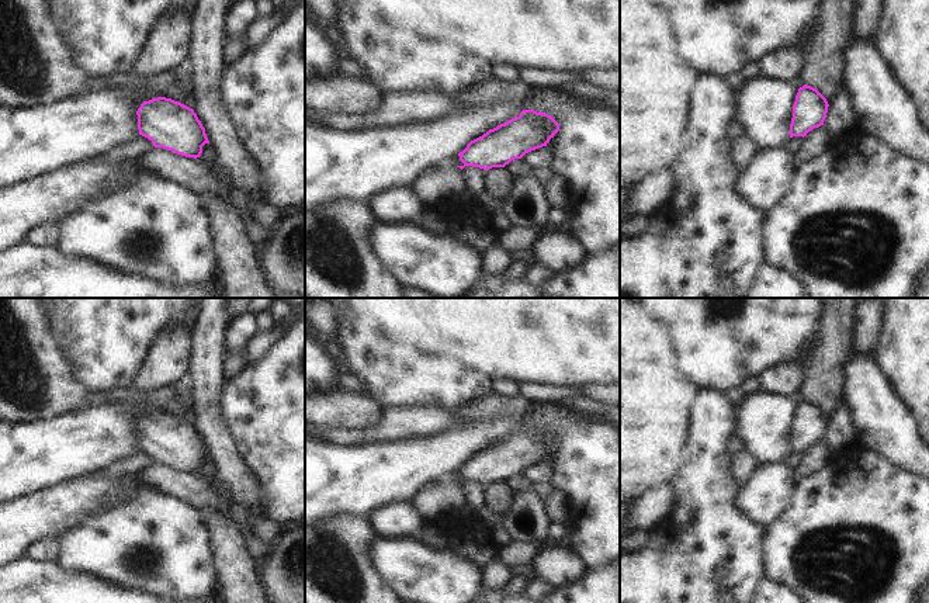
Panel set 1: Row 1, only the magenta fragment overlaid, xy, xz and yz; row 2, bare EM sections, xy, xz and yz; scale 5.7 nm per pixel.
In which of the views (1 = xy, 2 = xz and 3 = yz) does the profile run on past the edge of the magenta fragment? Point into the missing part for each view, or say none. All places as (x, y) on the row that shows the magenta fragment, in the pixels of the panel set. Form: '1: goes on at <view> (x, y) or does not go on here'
1: does not go on here
2: does not go on here
3: does not go on here

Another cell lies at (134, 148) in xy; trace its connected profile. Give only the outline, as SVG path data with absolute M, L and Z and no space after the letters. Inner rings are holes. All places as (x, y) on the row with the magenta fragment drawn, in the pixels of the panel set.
M138 135L136 138L128 142L115 145L100 155L91 156L90 160L91 162L98 162L98 160L122 162L126 159L136 159L142 153L148 152L150 148L153 148L152 141L149 141L148 138L142 135Z

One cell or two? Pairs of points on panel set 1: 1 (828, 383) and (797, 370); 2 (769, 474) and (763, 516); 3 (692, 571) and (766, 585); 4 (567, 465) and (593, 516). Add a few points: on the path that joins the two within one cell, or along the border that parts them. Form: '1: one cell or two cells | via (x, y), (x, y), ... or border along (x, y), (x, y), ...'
1: two cells | border along (808, 361), (804, 383), (800, 387)
2: one cell | via (769, 484), (769, 489), (763, 496), (763, 506)
3: two cells | border along (765, 576), (756, 588)
4: one cell | via (579, 478), (593, 492), (593, 503)

